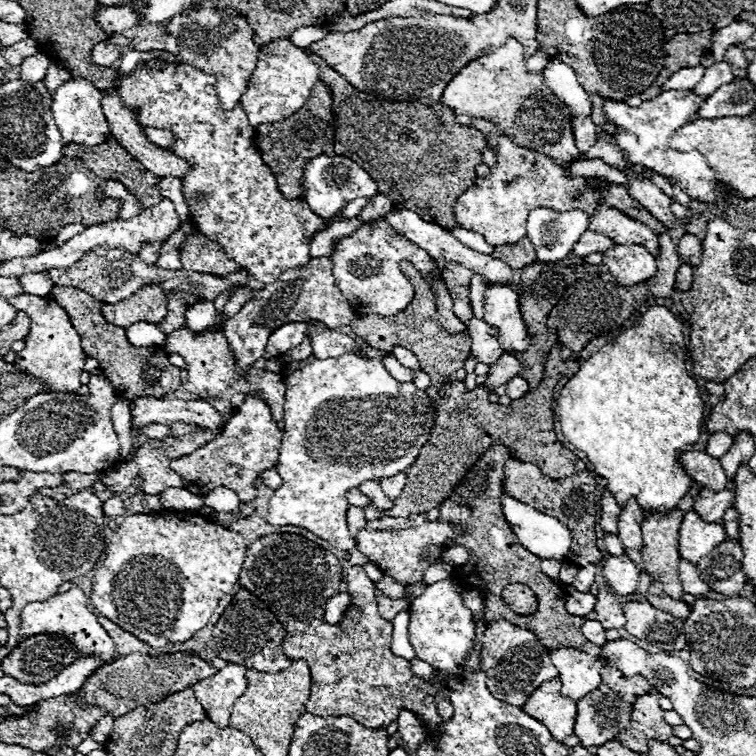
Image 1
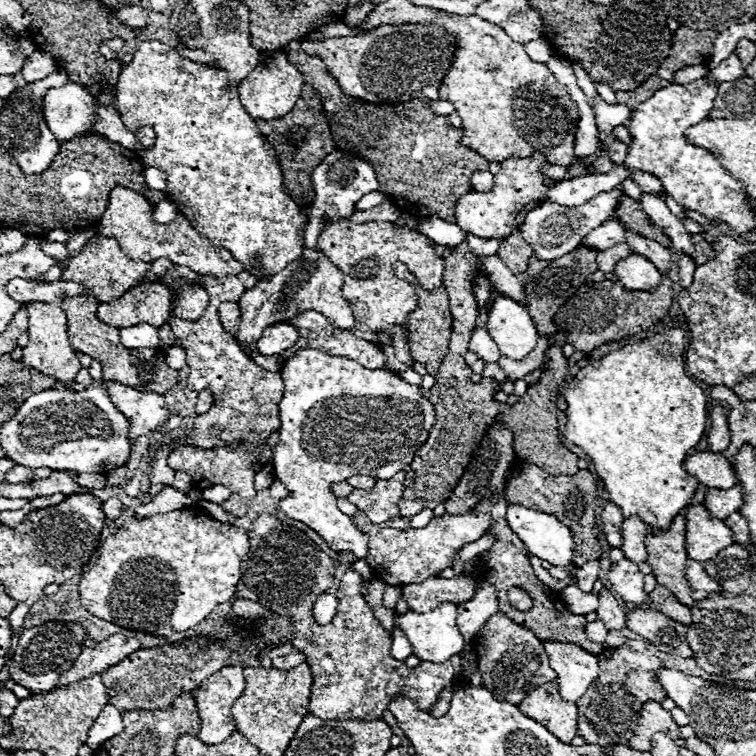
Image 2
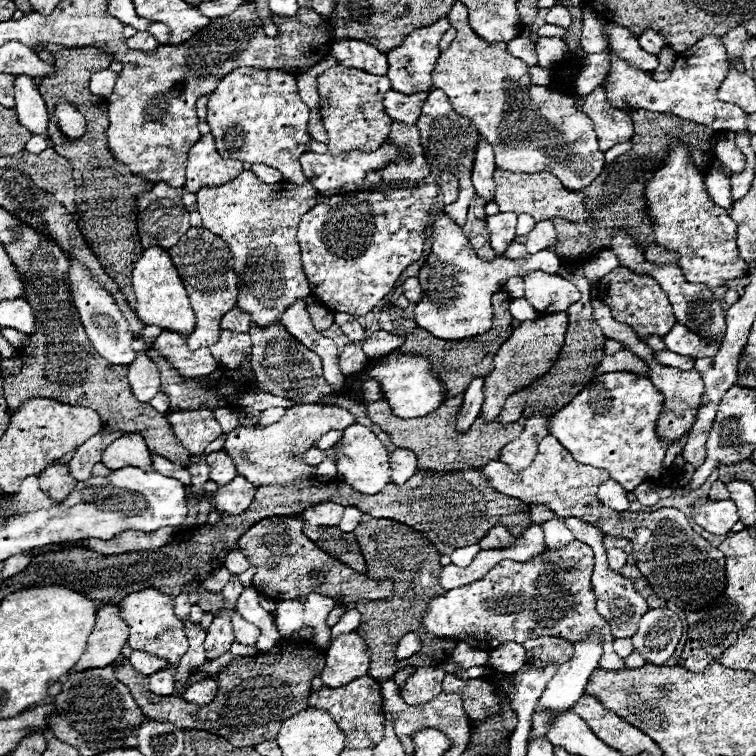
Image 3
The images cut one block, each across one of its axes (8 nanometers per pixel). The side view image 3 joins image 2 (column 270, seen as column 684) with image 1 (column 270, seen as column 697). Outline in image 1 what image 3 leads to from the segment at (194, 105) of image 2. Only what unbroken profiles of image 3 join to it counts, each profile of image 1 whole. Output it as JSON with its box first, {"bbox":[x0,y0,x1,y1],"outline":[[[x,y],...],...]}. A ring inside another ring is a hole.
{"bbox":[118,58,326,284],"outline":[[[162,58],[166,64],[162,70],[146,68],[148,62],[140,62],[128,76],[118,80],[120,102],[126,108],[138,112],[138,124],[170,130],[176,136],[176,142],[168,146],[172,154],[184,158],[190,164],[190,170],[182,180],[182,196],[188,204],[188,214],[192,218],[194,228],[206,238],[218,242],[234,262],[238,262],[252,278],[258,282],[270,284],[278,280],[282,270],[304,266],[310,260],[310,238],[316,230],[326,226],[326,222],[316,216],[306,202],[302,200],[286,200],[278,190],[274,172],[262,160],[262,154],[256,146],[256,130],[248,124],[246,112],[240,104],[232,110],[222,110],[222,104],[216,94],[216,76],[206,74],[188,62],[170,62]],[[204,194],[202,200],[196,196]]]}

